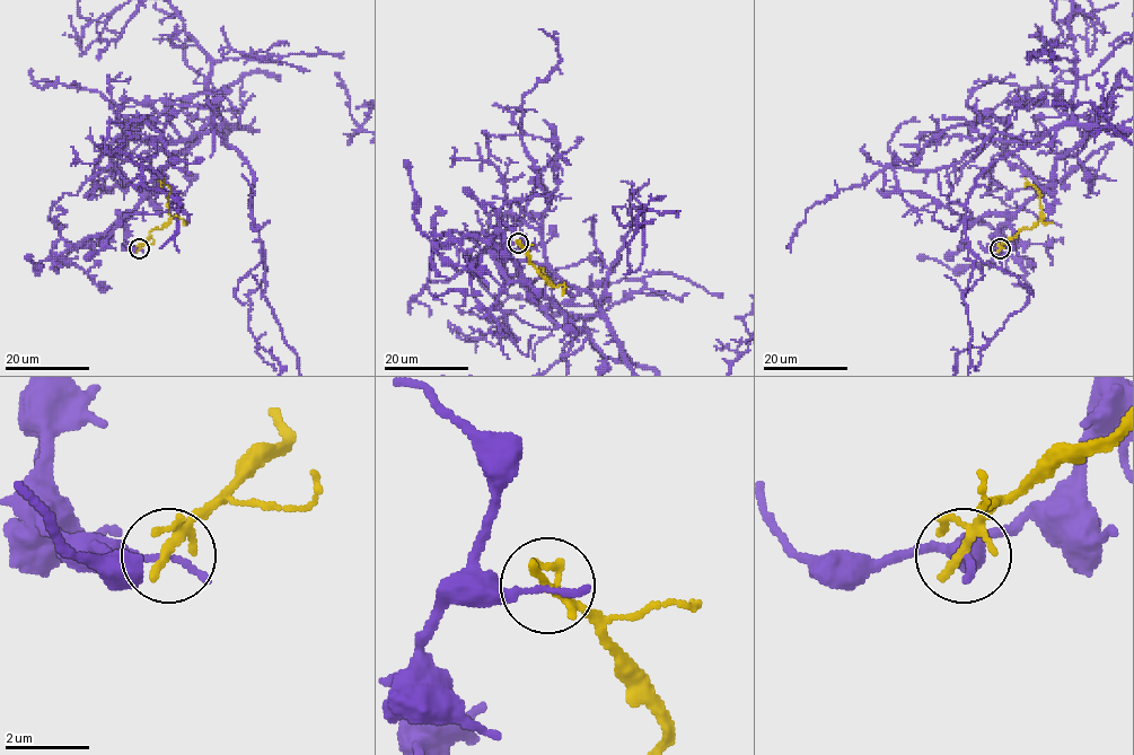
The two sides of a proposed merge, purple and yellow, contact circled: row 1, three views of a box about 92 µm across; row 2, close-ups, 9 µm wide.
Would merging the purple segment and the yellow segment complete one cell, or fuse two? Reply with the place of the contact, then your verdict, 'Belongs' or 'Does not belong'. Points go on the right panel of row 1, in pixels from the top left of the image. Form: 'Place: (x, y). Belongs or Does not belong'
Place: (1000, 248). Does not belong

